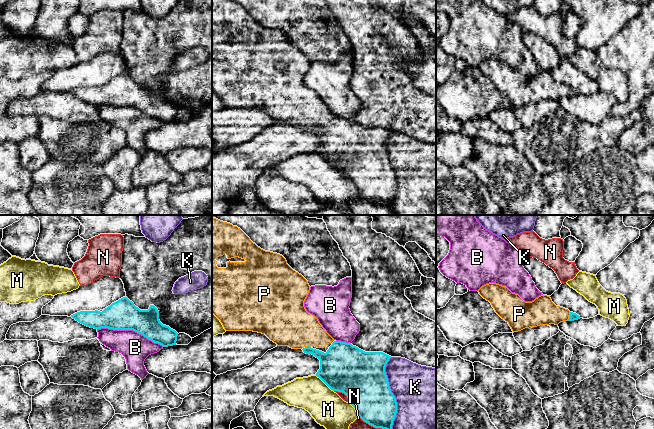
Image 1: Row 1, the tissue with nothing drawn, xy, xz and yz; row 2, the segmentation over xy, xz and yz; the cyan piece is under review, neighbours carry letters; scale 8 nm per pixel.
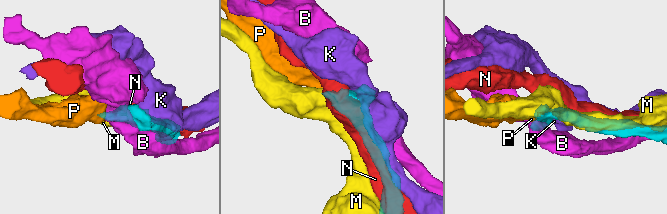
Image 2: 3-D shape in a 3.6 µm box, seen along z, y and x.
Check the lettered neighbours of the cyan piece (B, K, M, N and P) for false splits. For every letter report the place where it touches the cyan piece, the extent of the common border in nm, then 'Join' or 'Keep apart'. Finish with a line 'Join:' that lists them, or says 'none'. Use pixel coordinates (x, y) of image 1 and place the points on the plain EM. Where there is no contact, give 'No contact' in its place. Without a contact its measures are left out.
B: Touches cyan at xy (130, 105). Shared border 550 nm. Keep apart
K: Touches cyan at xz (393, 171). Shared border 600 nm. Keep apart
M: Touches cyan at xz (324, 158). Shared border 200 nm. Keep apart
N: Touches cyan at xz (343, 168). Shared border 170 nm. Keep apart
P: Touches cyan at yz (569, 92). Shared border 80 nm. Join
Join: P

